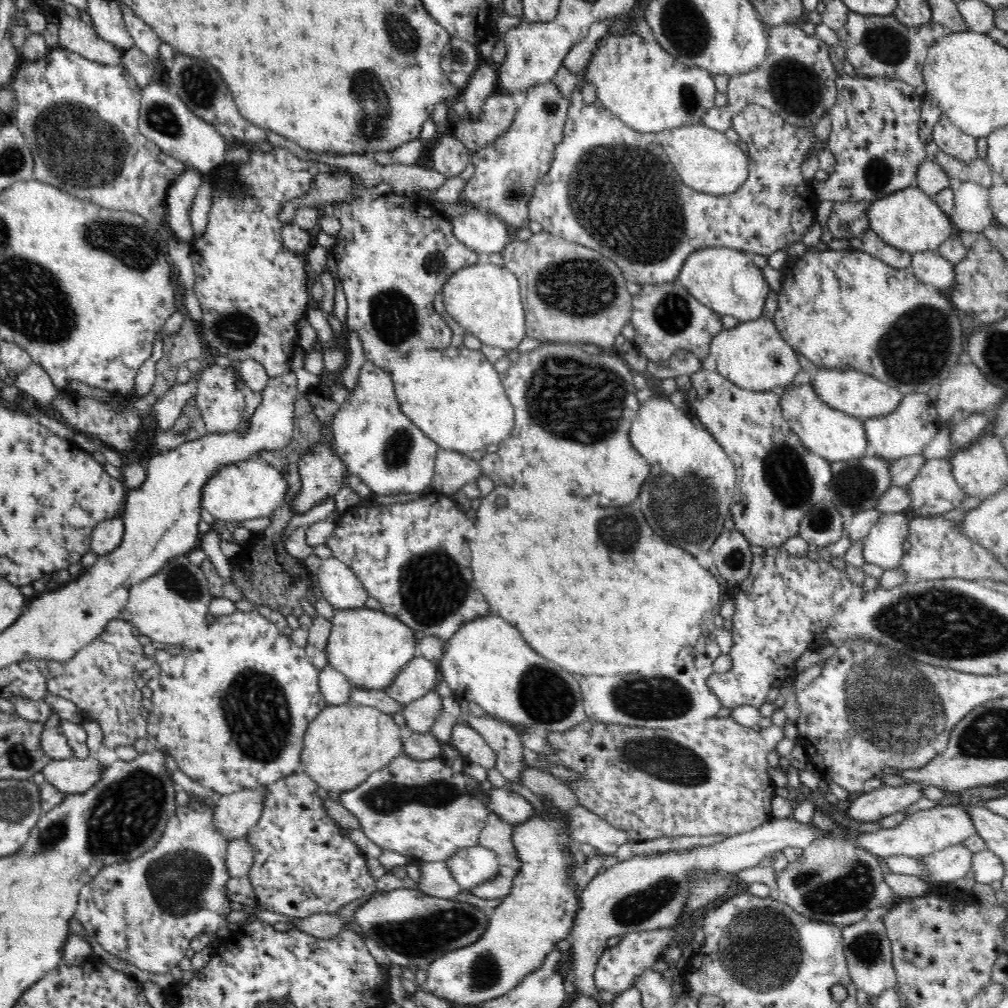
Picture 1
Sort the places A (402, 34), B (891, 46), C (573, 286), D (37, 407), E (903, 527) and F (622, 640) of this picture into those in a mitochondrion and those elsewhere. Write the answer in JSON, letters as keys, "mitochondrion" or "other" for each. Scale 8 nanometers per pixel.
{"A":"mitochondrion","B":"mitochondrion","C":"mitochondrion","D":"other","E":"other","F":"other"}

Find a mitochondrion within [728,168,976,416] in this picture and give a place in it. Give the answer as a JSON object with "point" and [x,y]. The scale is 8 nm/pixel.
{"point":[914,350]}

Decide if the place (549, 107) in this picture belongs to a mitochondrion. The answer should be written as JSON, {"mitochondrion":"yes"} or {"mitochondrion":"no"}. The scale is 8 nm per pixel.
{"mitochondrion":"yes"}

